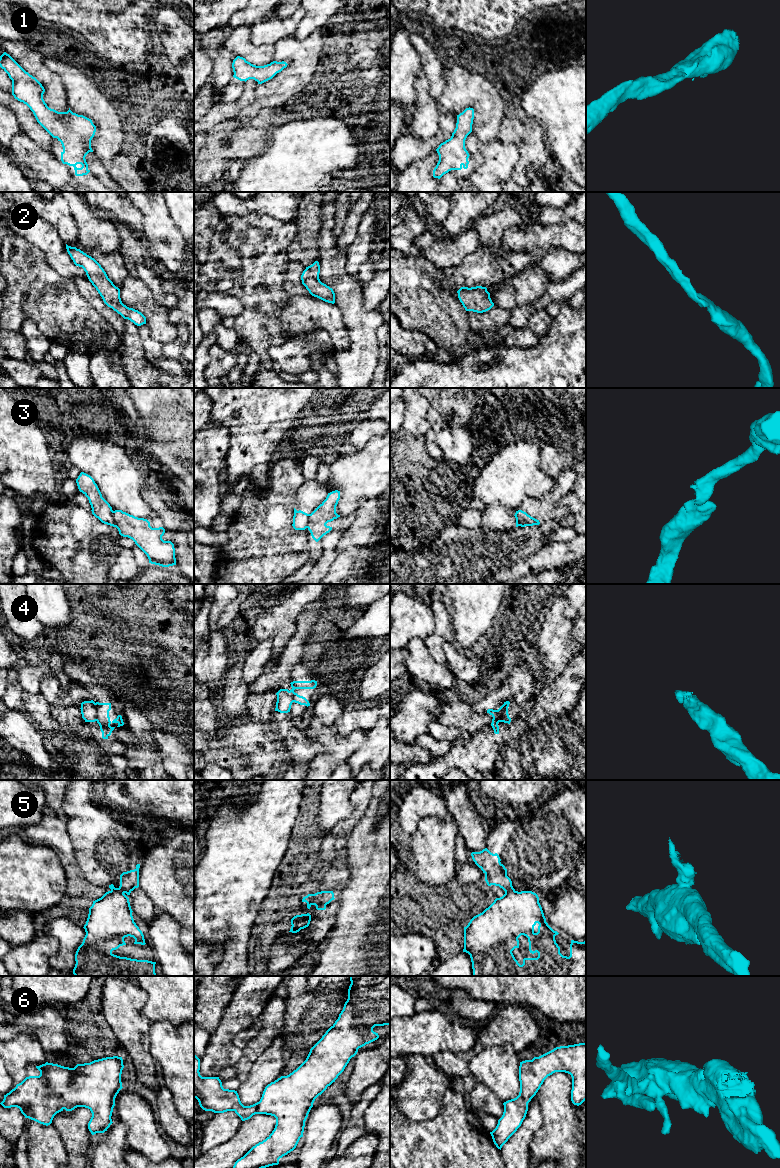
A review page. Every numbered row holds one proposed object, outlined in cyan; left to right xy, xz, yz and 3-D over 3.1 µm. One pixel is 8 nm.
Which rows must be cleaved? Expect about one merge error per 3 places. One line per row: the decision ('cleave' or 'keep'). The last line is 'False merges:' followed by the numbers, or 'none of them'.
1: keep
2: keep
3: cleave
4: cleave
5: cleave
6: keep
False merges: 3, 4, 5

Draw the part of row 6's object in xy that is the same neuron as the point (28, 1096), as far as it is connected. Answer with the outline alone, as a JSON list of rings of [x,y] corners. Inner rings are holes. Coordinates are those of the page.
[[[113,1056],[77,1064],[74,1068],[48,1063],[36,1066],[39,1076],[26,1077],[14,1089],[4,1095],[0,1103],[4,1108],[17,1107],[25,1118],[43,1125],[50,1125],[54,1116],[63,1111],[72,1111],[77,1107],[88,1108],[92,1117],[88,1129],[92,1135],[104,1133],[113,1123],[111,1116],[115,1098],[123,1088],[121,1074],[124,1068],[122,1057]]]

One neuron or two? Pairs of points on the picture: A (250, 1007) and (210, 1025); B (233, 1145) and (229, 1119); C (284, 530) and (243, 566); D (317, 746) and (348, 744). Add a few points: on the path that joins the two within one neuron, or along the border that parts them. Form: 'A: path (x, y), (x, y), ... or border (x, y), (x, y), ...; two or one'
A: border (231, 999), (225, 1008), (219, 1025), (211, 1034); two
B: border (243, 1121), (238, 1130), (229, 1139), (211, 1147); two
C: path (274, 540), (253, 561); one
D: border (324, 745), (323, 749), (308, 764); two

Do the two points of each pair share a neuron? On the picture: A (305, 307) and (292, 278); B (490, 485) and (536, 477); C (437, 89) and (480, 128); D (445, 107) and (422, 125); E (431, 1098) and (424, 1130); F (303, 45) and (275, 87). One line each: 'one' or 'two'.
A: two
B: one
C: two
D: two
E: two
F: one

